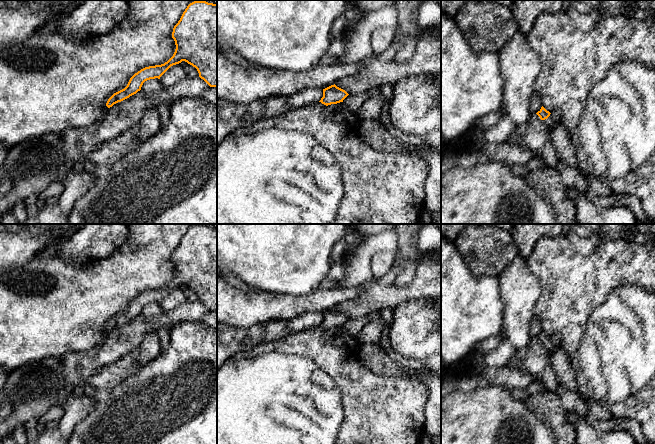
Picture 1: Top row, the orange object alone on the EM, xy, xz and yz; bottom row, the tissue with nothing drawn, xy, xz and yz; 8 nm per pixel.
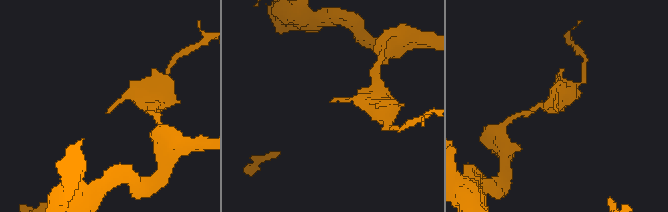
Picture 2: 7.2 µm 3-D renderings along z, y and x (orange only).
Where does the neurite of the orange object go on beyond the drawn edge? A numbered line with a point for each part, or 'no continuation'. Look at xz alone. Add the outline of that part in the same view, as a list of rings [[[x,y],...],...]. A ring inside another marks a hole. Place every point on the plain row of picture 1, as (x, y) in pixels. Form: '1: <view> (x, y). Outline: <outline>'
no continuation

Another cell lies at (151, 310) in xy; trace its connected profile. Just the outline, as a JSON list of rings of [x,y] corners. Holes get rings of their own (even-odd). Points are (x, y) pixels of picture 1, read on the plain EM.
[[[155,302],[155,303],[150,303],[150,304],[145,305],[141,311],[141,315],[143,315],[146,318],[151,319],[160,315],[162,312],[163,312],[163,309],[160,303]]]

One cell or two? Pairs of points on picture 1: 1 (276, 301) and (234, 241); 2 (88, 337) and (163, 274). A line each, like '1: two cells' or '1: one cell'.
1: two cells
2: one cell

